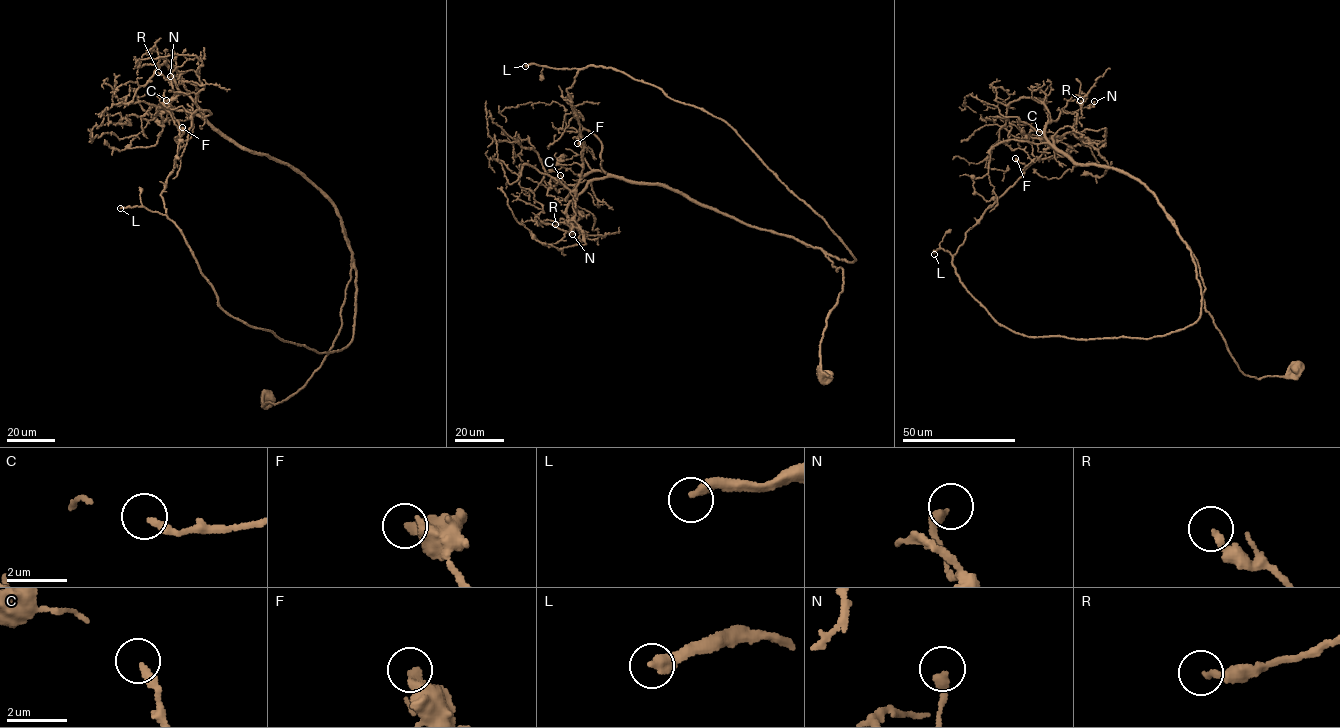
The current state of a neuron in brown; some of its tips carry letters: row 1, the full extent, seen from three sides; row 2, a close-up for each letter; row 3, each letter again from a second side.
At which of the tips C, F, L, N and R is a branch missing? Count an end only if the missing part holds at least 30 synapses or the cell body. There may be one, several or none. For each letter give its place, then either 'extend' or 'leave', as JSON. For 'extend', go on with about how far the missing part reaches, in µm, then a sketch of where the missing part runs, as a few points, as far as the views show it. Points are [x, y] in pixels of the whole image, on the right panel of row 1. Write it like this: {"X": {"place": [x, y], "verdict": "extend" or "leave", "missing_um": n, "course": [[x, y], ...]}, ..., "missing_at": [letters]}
{"C": {"place": [1039, 132], "verdict": "leave"}, "F": {"place": [1015, 158], "verdict": "leave"}, "L": {"place": [934, 254], "verdict": "extend", "missing_um": 150, "course": [[934, 254], [925, 258], [937, 244], [936, 224], [956, 200], [995, 176], [1022, 187], [1018, 179]]}, "N": {"place": [1094, 101], "verdict": "leave"}, "R": {"place": [1080, 100], "verdict": "leave"}, "missing_at": ["L"]}

